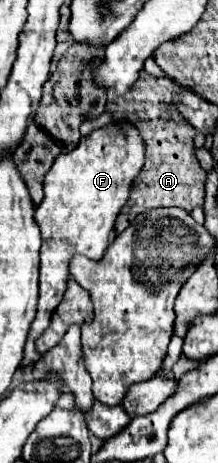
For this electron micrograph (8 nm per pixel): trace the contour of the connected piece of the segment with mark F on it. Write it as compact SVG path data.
M126 121L120 125L106 125L92 131L80 145L56 157L54 165L44 177L44 201L36 209L34 219L42 231L40 249L40 299L38 313L30 327L24 359L20 369L32 367L42 355L36 351L34 341L50 325L50 317L62 301L68 287L68 265L74 255L84 255L92 261L102 259L110 245L110 233L118 211L124 207L130 187L144 165L144 143L140 133Z

